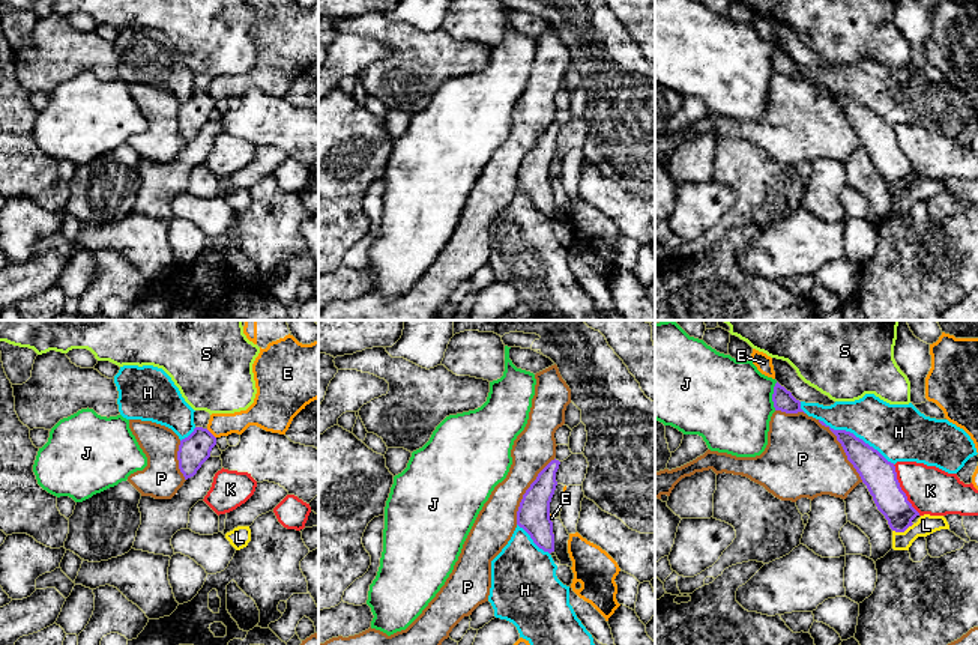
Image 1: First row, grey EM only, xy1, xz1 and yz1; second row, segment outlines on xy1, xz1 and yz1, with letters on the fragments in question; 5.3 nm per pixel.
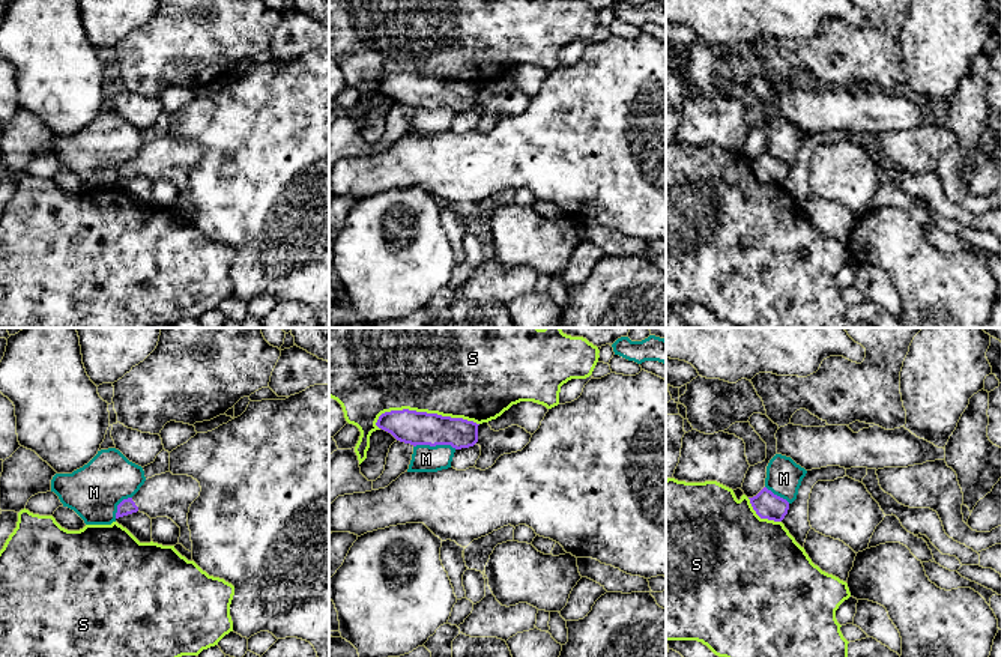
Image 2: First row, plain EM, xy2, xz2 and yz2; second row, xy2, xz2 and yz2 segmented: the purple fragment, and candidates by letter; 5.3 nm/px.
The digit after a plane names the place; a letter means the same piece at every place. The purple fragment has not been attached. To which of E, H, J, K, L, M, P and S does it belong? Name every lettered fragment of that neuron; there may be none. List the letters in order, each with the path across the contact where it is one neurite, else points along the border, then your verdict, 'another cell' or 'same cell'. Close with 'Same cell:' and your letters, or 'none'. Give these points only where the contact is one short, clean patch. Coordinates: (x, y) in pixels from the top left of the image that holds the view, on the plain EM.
E: another cell
H: another cell
J: another cell
K: border yz1 (893, 128), (900, 152), (920, 178); another cell
L: border yz1 (914, 187), (903, 194), (893, 194); another cell
M: border xz2 (414, 108), (451, 108), (456, 112); another cell
P: another cell
S: another cell
Same cell: none

